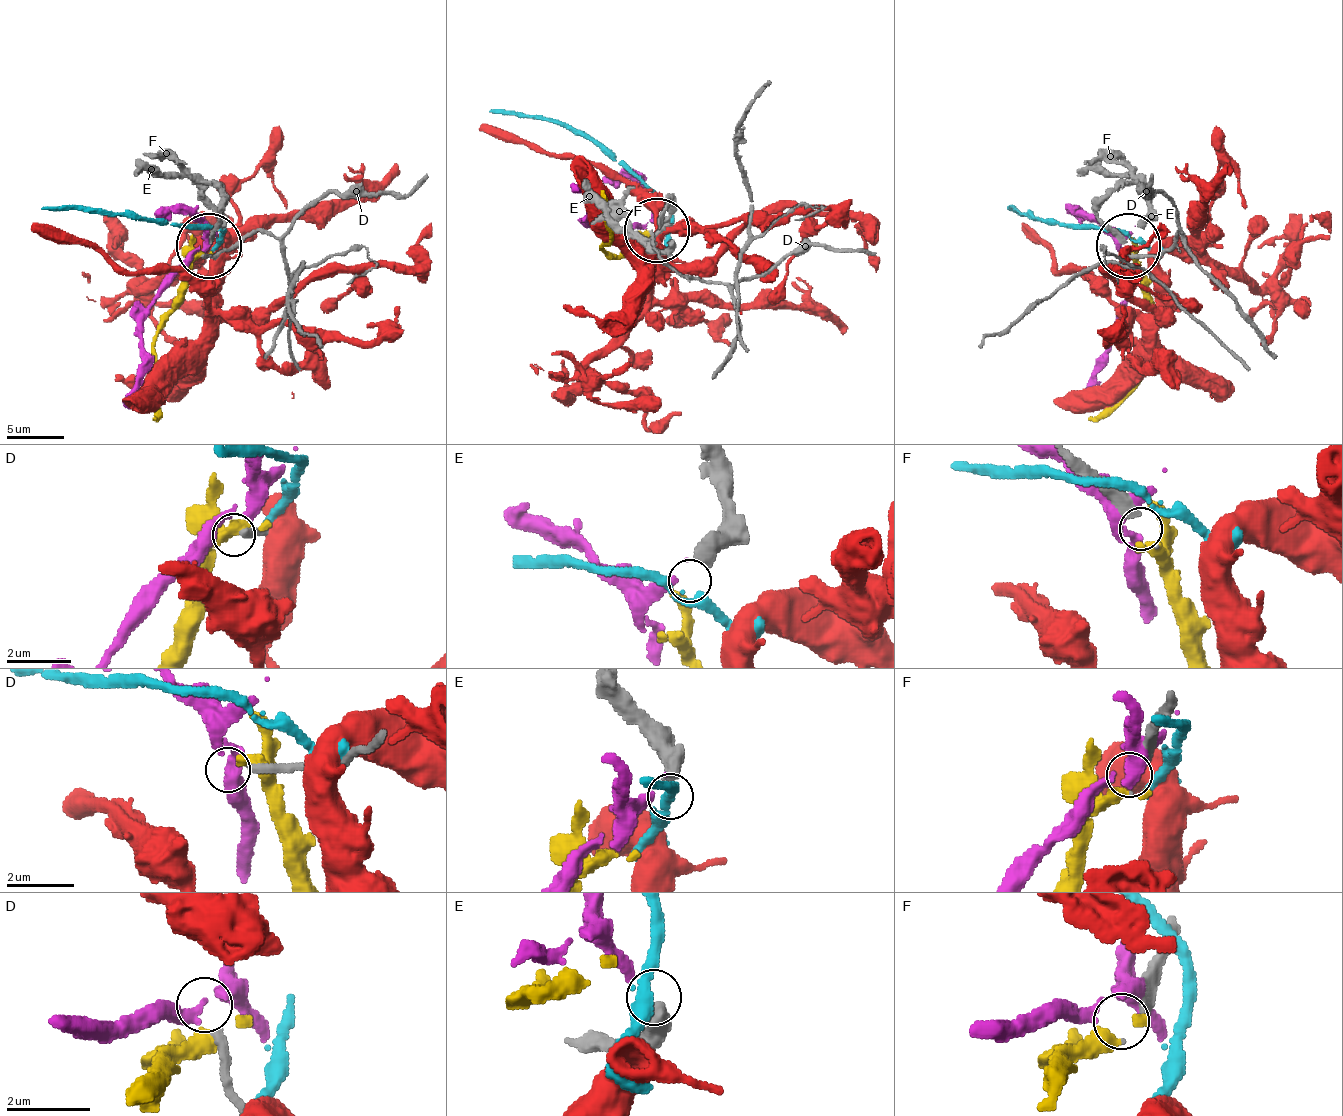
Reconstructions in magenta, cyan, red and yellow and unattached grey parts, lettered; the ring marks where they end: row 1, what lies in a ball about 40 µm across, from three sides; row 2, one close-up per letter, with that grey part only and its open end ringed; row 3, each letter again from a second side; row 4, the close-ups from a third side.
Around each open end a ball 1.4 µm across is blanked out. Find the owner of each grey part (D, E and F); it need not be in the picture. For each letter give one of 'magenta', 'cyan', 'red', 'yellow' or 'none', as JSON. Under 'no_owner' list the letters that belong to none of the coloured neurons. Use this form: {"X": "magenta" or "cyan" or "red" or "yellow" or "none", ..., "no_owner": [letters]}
{"D": "none", "E": "magenta", "F": "yellow", "no_owner": ["D"]}

